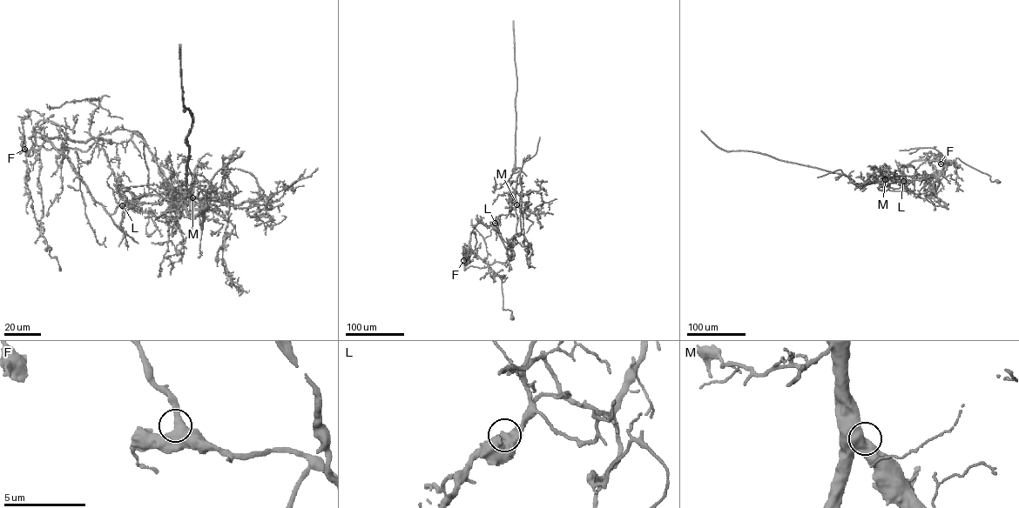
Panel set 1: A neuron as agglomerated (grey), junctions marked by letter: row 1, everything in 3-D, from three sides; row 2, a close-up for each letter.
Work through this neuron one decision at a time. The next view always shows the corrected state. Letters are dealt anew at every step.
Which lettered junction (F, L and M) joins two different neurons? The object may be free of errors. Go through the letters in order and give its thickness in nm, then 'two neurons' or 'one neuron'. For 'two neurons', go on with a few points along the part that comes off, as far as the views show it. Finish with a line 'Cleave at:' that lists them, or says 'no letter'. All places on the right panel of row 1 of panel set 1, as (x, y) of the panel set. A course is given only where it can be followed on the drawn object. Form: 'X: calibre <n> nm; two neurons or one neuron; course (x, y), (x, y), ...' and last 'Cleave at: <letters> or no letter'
F: calibre 600 nm; one neuron
L: calibre 650 nm; two neurons; course (903, 181), (903, 168), (912, 162), (950, 164), (927, 156), (913, 184)
M: calibre 600 nm; one neuron
Cleave at: L

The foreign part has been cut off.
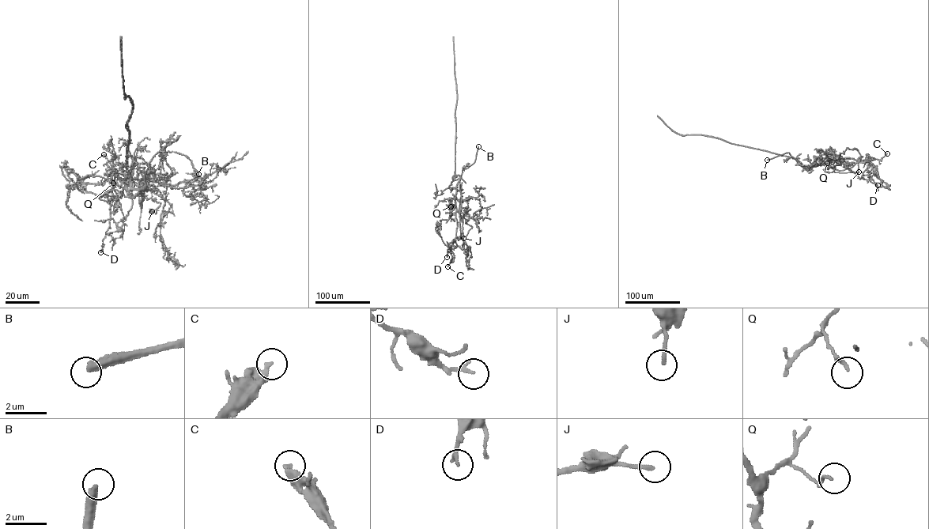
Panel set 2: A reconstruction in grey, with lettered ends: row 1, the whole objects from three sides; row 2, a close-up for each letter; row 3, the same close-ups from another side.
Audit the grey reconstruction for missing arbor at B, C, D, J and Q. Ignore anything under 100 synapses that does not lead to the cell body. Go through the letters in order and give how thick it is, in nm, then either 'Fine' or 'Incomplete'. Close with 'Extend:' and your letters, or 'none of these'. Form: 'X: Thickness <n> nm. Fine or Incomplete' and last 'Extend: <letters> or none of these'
B: Thickness 360 nm. Incomplete
C: Thickness 280 nm. Fine
D: Thickness 190 nm. Fine
J: Thickness 160 nm. Fine
Q: Thickness 140 nm. Fine
Extend: B

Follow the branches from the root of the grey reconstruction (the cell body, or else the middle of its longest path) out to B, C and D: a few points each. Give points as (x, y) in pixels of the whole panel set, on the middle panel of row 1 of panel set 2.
B: (455, 167), (455, 174), (461, 177), (462, 170), (474, 162), (478, 146)
C: (455, 167), (455, 174), (460, 177), (455, 199), (457, 227), (455, 237), (450, 247), (451, 260), (447, 266)
D: (455, 167), (455, 174), (460, 177), (455, 199), (457, 227), (447, 257)

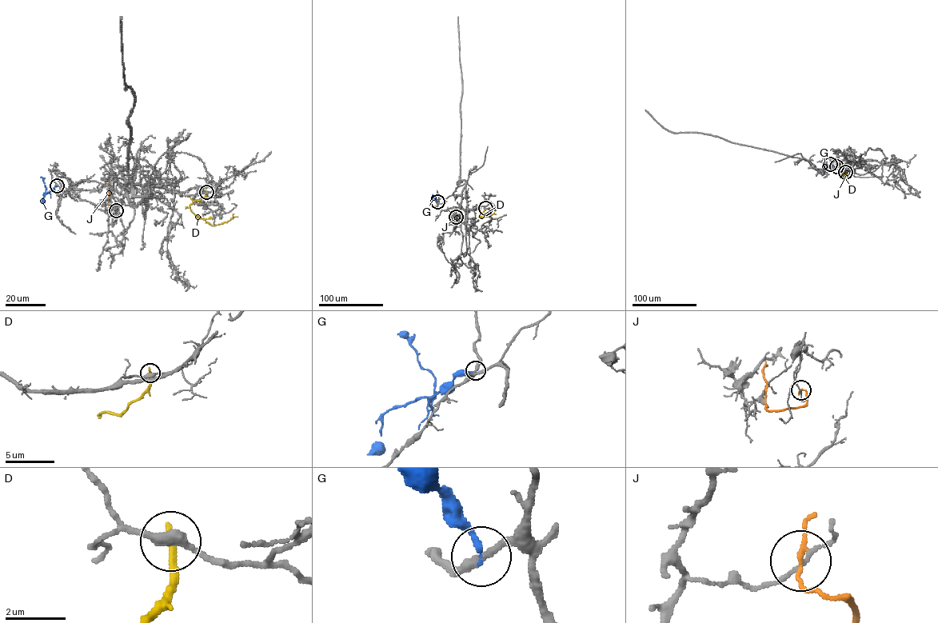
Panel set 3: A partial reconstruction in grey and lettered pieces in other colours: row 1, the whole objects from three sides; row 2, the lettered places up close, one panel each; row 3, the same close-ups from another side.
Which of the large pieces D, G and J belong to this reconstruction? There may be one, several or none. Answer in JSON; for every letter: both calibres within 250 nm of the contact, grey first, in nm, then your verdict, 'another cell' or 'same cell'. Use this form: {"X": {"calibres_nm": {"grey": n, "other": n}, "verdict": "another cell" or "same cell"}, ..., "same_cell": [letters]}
{"D": {"calibres_nm": {"grey": 320, "other": 280}, "verdict": "another cell"}, "G": {"calibres_nm": {"grey": 240, "other": 170}, "verdict": "another cell"}, "J": {"calibres_nm": {"grey": 110, "other": 110}, "verdict": "another cell"}, "same_cell": []}

